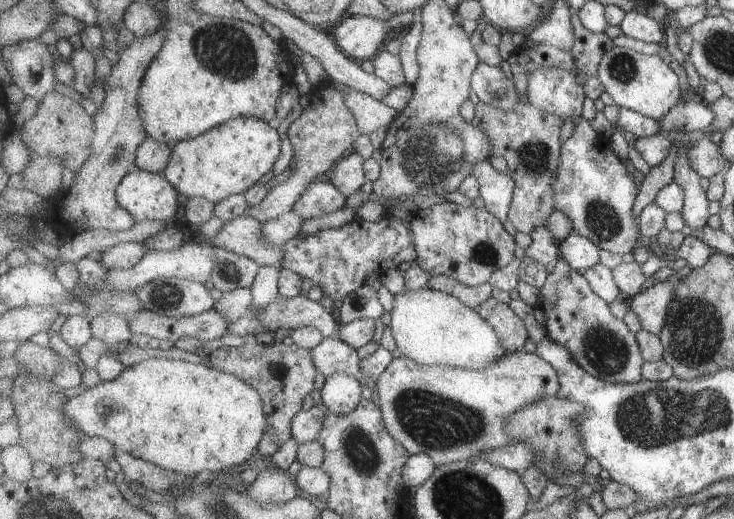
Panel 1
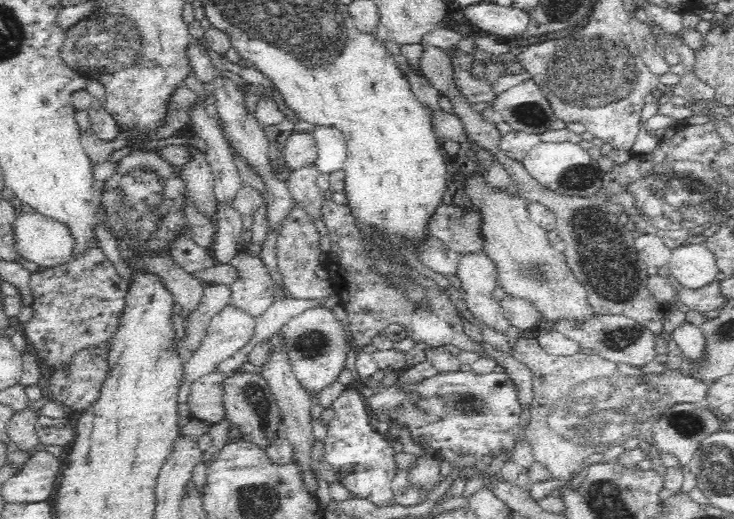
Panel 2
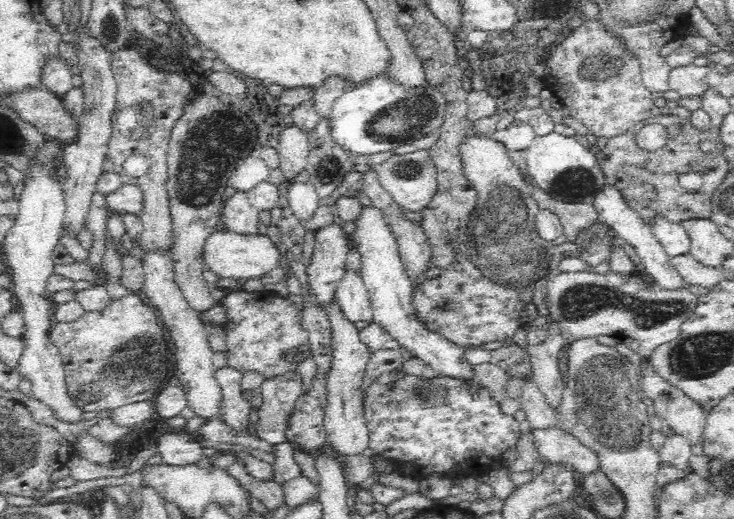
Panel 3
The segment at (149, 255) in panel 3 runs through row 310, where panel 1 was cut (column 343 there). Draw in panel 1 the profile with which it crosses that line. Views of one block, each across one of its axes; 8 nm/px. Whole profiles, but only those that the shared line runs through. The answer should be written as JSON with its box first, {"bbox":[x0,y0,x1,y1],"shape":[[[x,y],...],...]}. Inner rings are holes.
{"bbox":[328,151,367,197],"shape":[[[354,151],[345,156],[328,175],[328,180],[337,186],[345,196],[349,197],[360,192],[363,184],[367,182],[364,172],[365,158]]]}

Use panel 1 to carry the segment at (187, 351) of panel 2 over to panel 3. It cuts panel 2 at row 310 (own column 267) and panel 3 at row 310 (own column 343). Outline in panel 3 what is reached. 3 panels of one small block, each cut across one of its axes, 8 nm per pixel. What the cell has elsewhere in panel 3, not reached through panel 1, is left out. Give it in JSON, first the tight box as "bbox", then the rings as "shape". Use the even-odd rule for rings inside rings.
{"bbox":[48,293,175,417],"shape":[[[130,293],[128,296],[120,298],[120,300],[113,300],[112,303],[107,304],[100,311],[85,311],[85,314],[81,318],[75,319],[74,322],[52,322],[50,331],[48,331],[48,341],[51,342],[52,347],[59,351],[60,362],[62,362],[64,371],[63,384],[66,386],[66,393],[68,393],[70,401],[74,402],[74,405],[78,409],[85,411],[86,414],[94,414],[94,410],[100,410],[102,417],[110,416],[111,411],[116,410],[118,407],[126,406],[126,403],[144,400],[154,401],[172,377],[172,370],[175,367],[175,346],[171,341],[170,330],[167,329],[166,324],[162,324],[160,311],[153,304],[144,304],[136,293]]]}

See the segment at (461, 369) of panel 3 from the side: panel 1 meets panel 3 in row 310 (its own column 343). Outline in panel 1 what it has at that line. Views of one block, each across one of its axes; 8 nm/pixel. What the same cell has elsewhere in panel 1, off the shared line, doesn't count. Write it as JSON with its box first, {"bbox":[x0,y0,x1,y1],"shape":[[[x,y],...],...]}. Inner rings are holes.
{"bbox":[321,373,363,415],"shape":[[[336,373],[326,382],[321,389],[323,406],[330,413],[345,415],[352,412],[361,404],[363,396],[363,384],[355,376],[346,373]]]}

